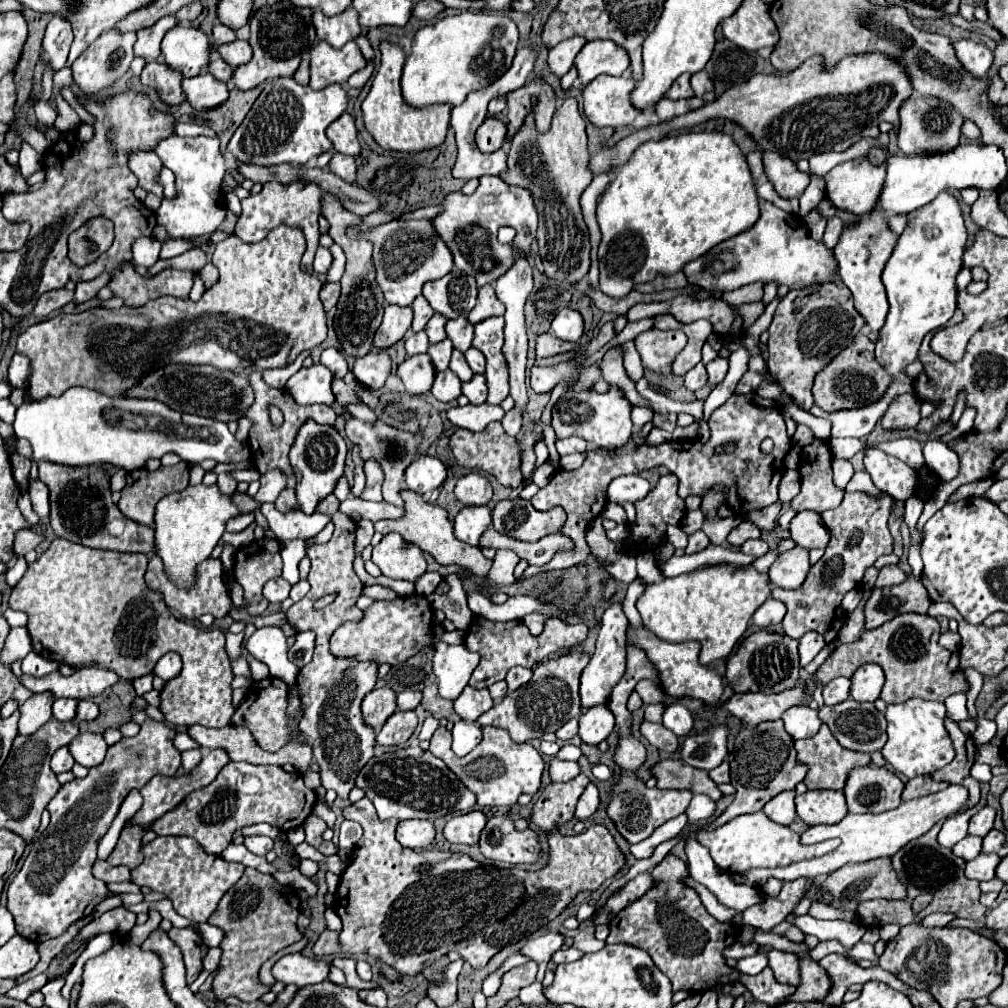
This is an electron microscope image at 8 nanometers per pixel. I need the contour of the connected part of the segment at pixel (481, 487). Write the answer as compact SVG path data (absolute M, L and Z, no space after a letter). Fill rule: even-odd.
M468 474L458 480L454 494L464 506L480 506L492 498L492 486L482 474Z

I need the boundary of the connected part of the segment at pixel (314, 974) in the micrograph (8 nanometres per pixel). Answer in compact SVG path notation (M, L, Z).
M300 952L294 954L286 954L282 956L274 968L272 968L272 976L278 982L284 984L296 984L298 988L308 986L308 984L318 984L324 982L328 976L328 964L324 960L318 958L306 958Z

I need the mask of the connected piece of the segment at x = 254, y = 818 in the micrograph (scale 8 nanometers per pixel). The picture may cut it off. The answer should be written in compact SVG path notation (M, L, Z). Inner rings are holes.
M230 762L220 770L214 782L202 790L190 792L174 810L166 812L150 828L158 836L192 836L208 854L218 856L232 842L232 834L238 828L268 822L270 826L286 832L300 826L310 816L314 802L316 794L304 786L302 774L298 772L286 772L282 766Z

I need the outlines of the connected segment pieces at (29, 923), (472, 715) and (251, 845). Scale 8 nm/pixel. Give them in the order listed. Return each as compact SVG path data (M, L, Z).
M136 696L134 702L130 704L130 714L132 720L136 720L142 728L134 738L122 738L120 742L108 746L106 758L102 764L90 768L88 776L84 778L74 778L72 782L62 784L58 794L50 800L48 810L50 810L50 824L48 828L34 840L28 858L24 860L22 870L14 876L14 880L8 886L8 910L16 920L16 932L22 938L28 938L36 944L46 942L50 938L58 938L64 934L76 920L86 918L92 914L94 906L106 898L112 896L110 888L106 882L96 880L92 876L92 866L96 860L96 848L102 836L106 834L108 826L112 824L122 800L132 788L144 788L144 784L150 782L152 776L174 776L174 766L176 770L180 768L180 750L174 746L174 736L176 730L152 720L146 714L146 700L142 696Z
M466 686L462 694L454 700L454 710L456 714L466 720L466 722L476 722L480 714L492 708L492 698L488 690L478 690L472 686Z
M248 836L246 840L244 840L244 846L252 852L252 854L256 854L256 856L266 856L270 850L272 850L272 838L268 838L268 836Z

